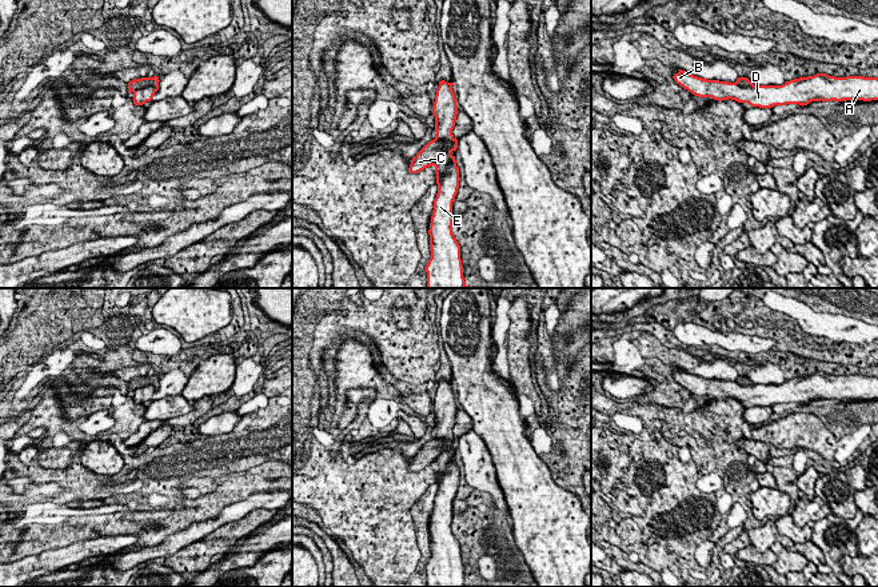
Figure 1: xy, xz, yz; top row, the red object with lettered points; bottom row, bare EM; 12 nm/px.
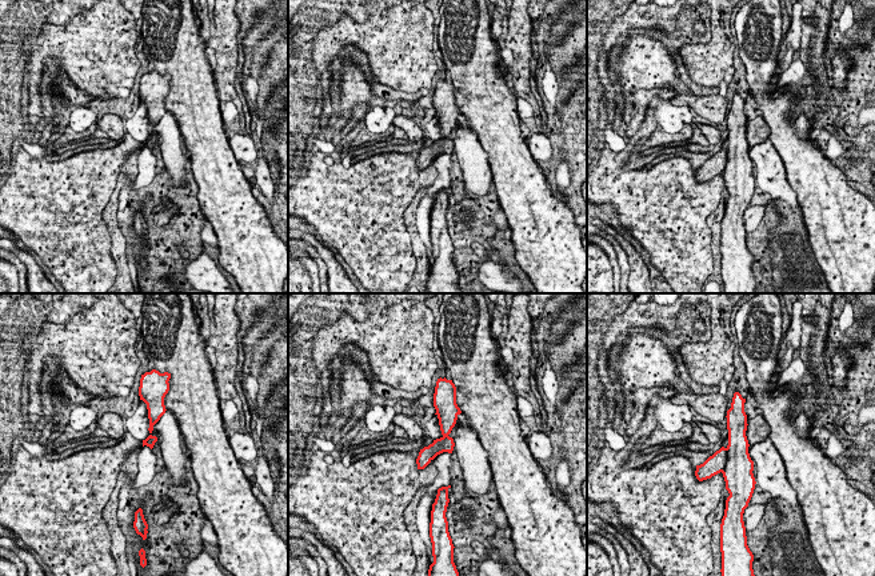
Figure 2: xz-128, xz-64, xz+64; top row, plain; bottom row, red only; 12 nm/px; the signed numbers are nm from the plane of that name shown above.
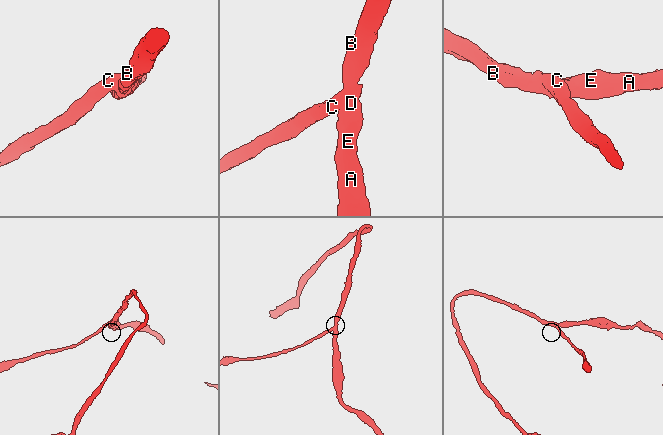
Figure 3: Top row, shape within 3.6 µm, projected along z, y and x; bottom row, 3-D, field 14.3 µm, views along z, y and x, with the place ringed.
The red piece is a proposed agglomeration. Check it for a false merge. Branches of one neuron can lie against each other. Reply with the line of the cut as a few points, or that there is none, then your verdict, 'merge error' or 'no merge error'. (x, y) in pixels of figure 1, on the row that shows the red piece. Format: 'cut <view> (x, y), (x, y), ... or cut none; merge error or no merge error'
cut xz (442, 139), (443, 151), (432, 164); merge error

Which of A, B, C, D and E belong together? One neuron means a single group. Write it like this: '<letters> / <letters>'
A B D E / C

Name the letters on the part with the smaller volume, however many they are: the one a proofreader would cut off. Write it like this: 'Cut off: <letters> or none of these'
Cut off: C

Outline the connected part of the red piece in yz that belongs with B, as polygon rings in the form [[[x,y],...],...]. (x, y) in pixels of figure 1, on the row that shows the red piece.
[[[678,69],[673,77],[677,84],[699,97],[714,100],[735,100],[751,107],[771,108],[774,105],[811,101],[878,100],[878,77],[846,76],[835,77],[826,73],[799,77],[782,85],[741,87],[737,83],[707,80]]]

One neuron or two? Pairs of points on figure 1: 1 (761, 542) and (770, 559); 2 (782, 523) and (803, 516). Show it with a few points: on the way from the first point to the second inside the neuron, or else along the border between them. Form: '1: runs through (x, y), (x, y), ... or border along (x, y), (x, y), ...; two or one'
1: border along (750, 544), (761, 552), (769, 550); two
2: border along (790, 514), (797, 526), (803, 526), (813, 520); two

